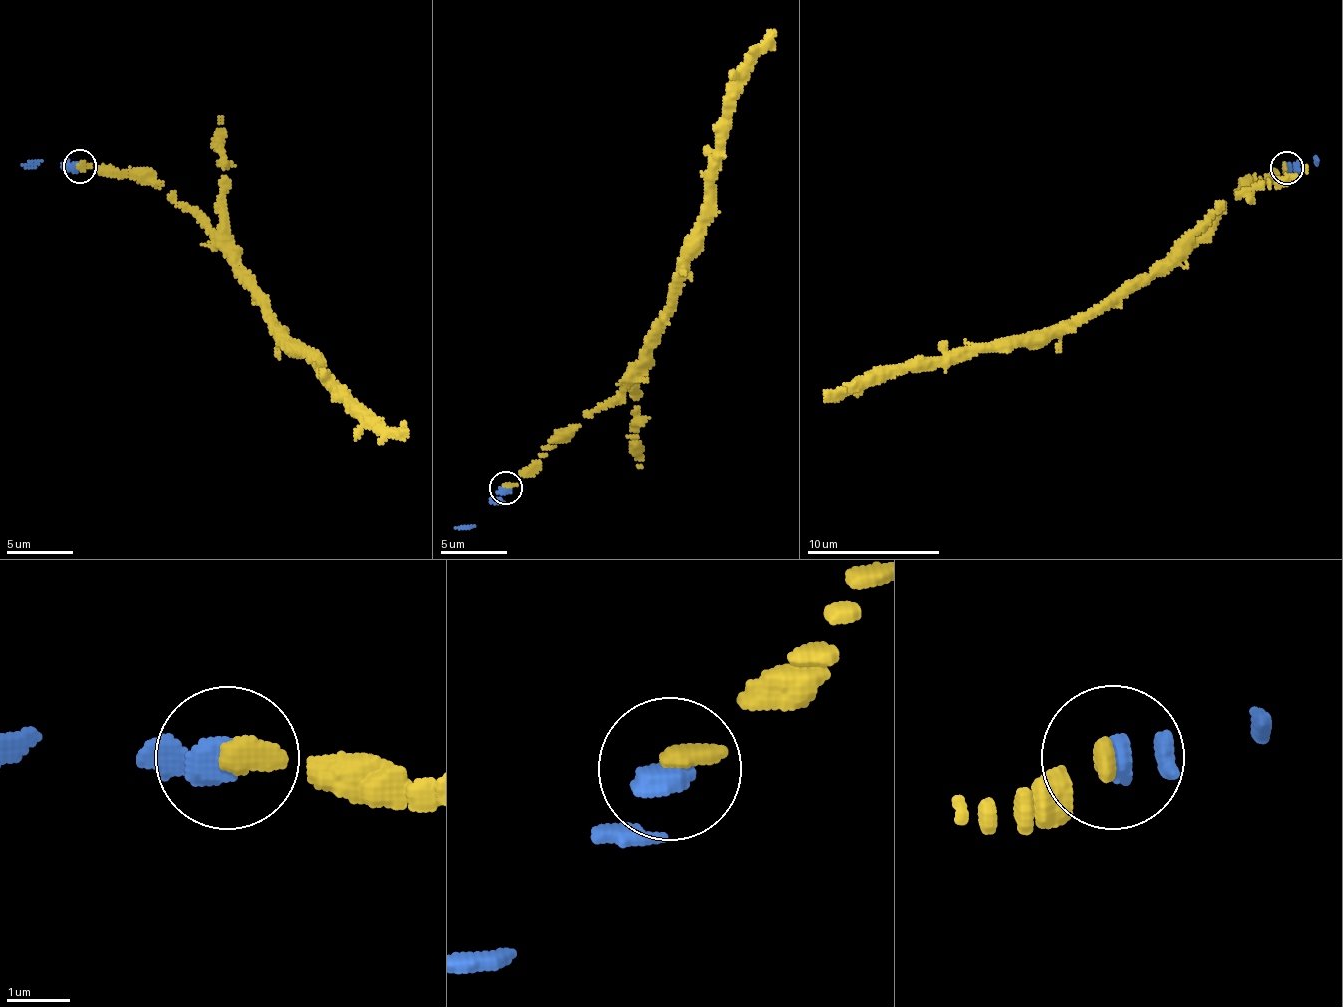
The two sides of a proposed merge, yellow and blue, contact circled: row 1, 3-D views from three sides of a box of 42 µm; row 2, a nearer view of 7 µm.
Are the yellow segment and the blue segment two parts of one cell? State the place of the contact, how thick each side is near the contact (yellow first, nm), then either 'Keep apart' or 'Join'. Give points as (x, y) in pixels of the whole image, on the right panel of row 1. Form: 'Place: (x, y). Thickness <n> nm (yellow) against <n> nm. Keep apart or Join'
Place: (1286, 168). Thickness 360 nm (yellow) against 400 nm. Join

